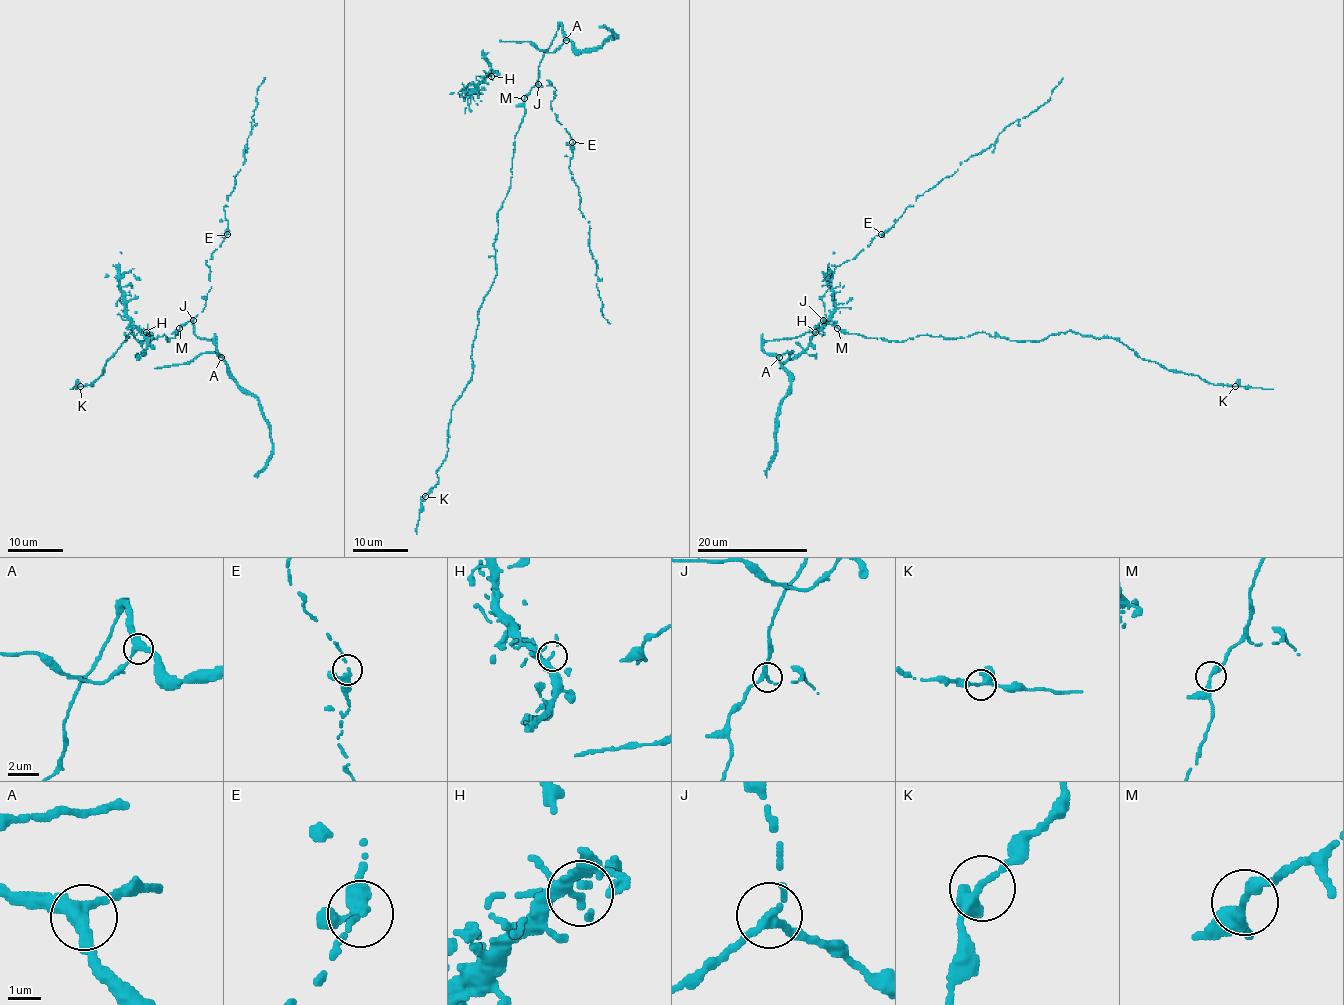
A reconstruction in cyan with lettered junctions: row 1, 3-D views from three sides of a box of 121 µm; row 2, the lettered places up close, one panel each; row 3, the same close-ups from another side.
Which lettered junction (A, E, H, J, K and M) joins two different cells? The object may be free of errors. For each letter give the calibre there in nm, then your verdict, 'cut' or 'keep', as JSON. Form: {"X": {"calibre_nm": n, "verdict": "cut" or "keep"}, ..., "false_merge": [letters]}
{"A": {"calibre_nm": 360, "verdict": "keep"}, "E": {"calibre_nm": 240, "verdict": "keep"}, "H": {"calibre_nm": 190, "verdict": "keep"}, "J": {"calibre_nm": 240, "verdict": "keep"}, "K": {"calibre_nm": 240, "verdict": "keep"}, "M": {"calibre_nm": 300, "verdict": "keep"}, "false_merge": []}

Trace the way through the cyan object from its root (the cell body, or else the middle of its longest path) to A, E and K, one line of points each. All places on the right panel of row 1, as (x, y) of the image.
A: (873, 338), (841, 332), (822, 321), (798, 336), (766, 340), (762, 349), (779, 357)
E: (873, 338), (841, 332), (825, 321), (822, 296), (829, 288), (834, 269), (854, 259), (876, 235), (881, 234)
K: (873, 338), (903, 342), (985, 332), (1042, 340), (1074, 331), (1118, 339), (1168, 370), (1235, 386)

